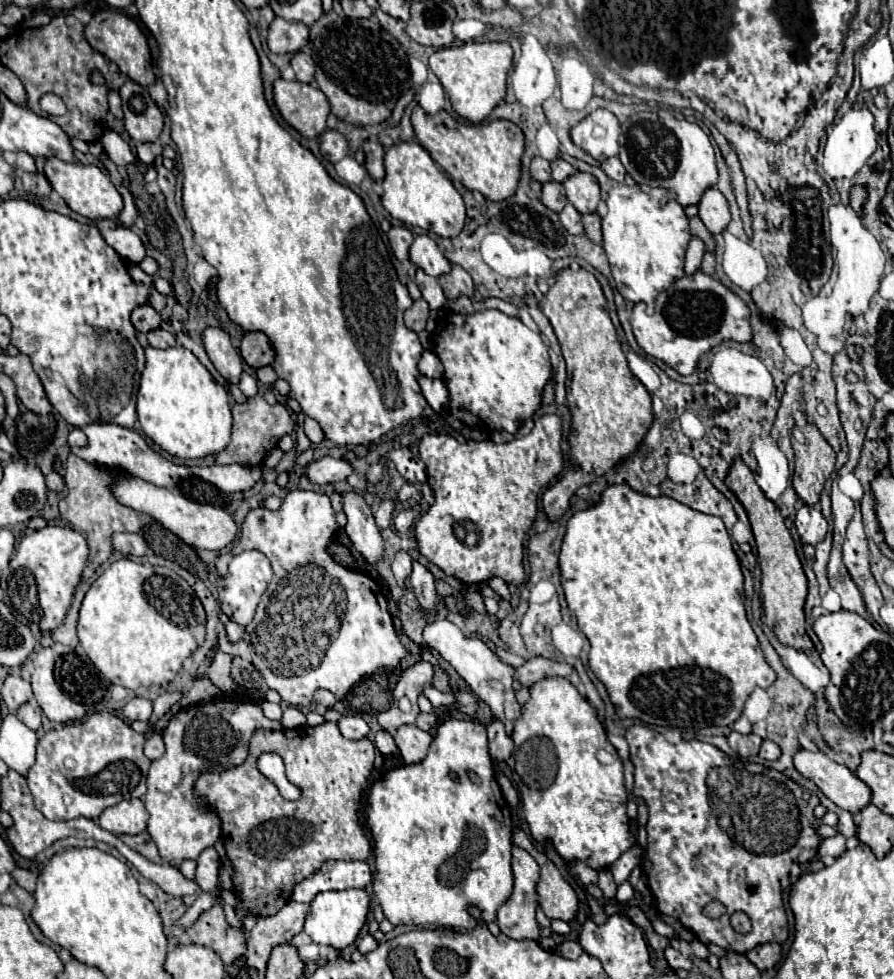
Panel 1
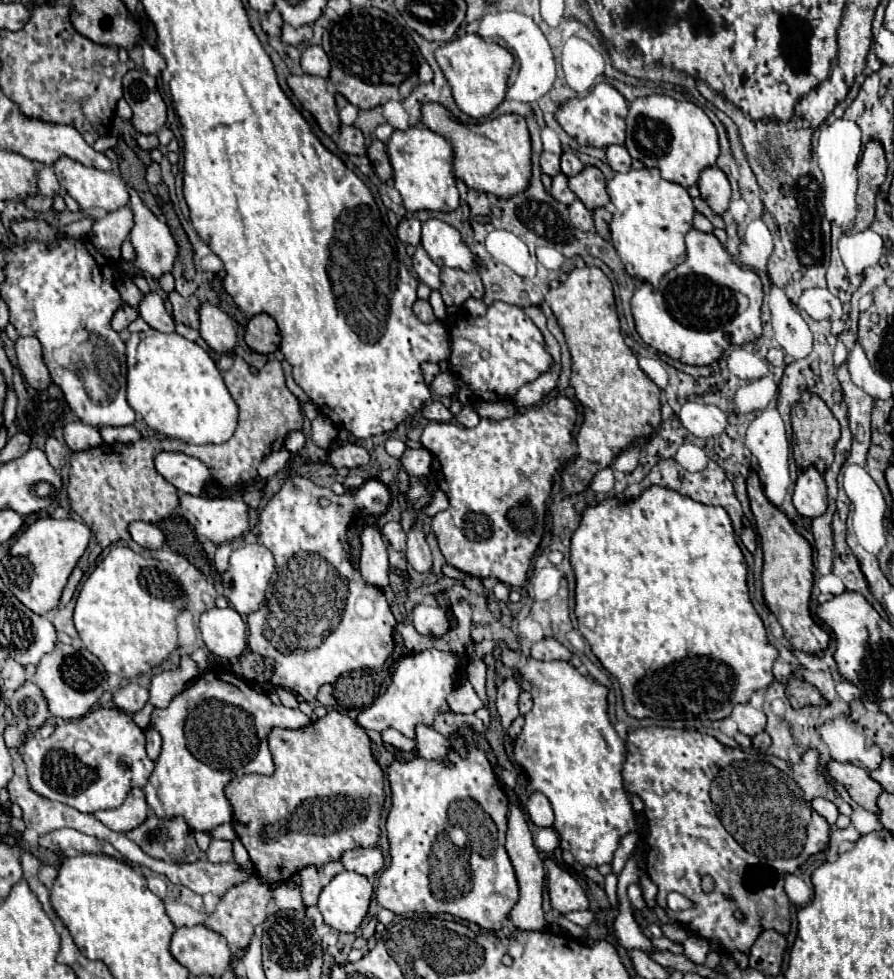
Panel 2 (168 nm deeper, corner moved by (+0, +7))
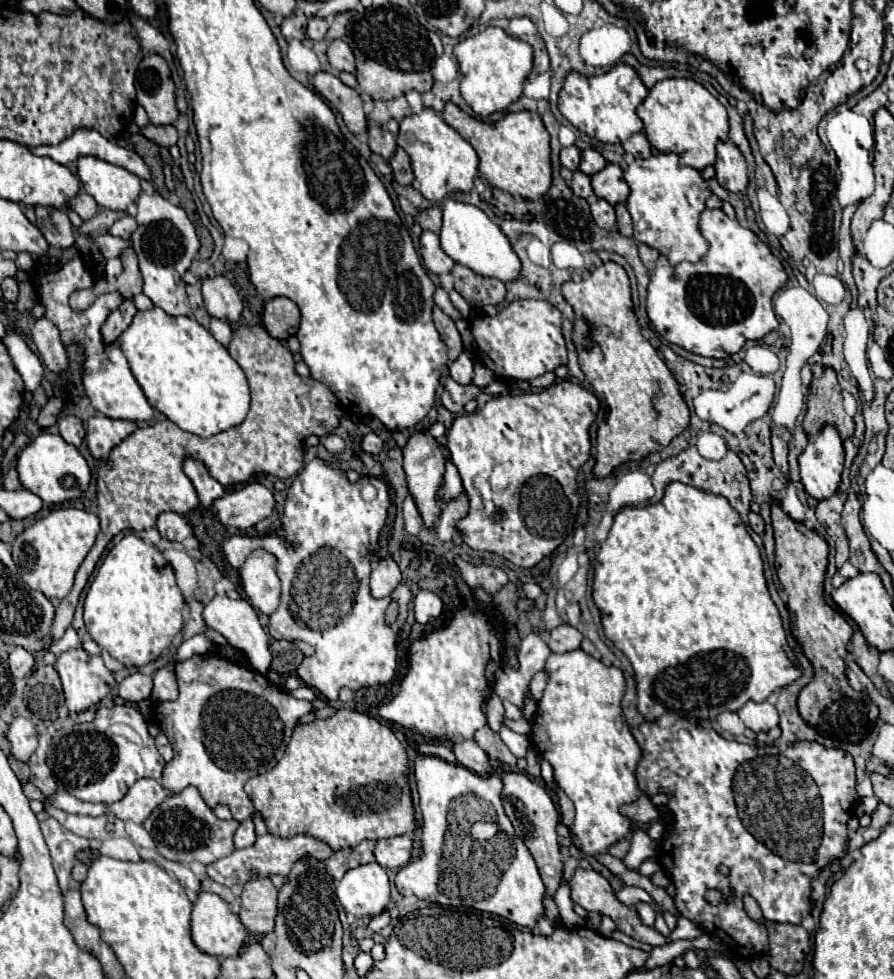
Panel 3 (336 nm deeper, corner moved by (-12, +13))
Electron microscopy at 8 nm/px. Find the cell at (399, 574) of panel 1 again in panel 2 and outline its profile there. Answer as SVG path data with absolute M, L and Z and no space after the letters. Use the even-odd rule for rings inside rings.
M391 521L383 527L383 535L387 537L387 541L397 549L397 551L405 551L405 541L407 541L407 535L401 527L401 523L397 521Z

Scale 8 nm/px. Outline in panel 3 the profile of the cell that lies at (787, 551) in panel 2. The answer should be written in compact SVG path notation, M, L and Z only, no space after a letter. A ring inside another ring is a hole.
M777 501L771 503L771 519L775 529L775 569L783 591L789 595L787 609L791 615L791 631L793 637L801 643L805 657L813 665L813 681L799 693L799 713L825 737L841 743L861 741L875 725L877 707L869 699L861 699L861 693L853 691L845 677L843 657L847 655L845 647L853 635L853 629L845 621L845 617L831 609L823 599L823 579L827 569L829 545L815 531L785 515Z

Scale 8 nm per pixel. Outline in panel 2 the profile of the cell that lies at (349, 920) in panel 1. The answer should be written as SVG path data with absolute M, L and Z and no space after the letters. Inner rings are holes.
M343 871L319 895L317 907L323 913L327 925L341 933L353 933L367 915L373 887L367 877Z

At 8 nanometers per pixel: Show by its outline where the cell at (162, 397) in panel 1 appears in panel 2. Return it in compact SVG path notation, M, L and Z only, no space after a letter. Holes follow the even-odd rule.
M155 329L143 333L129 333L125 341L127 361L127 401L135 411L141 411L143 421L157 433L181 439L191 445L225 443L235 433L237 405L223 383L223 375L211 355L197 343L181 337L179 333L159 333Z

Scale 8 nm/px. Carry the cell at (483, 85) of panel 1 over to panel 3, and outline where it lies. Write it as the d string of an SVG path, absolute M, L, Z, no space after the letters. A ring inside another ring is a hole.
M499 27L465 37L453 49L461 71L461 95L477 115L491 115L507 109L523 93L523 83L533 67L533 49L529 43L507 35Z

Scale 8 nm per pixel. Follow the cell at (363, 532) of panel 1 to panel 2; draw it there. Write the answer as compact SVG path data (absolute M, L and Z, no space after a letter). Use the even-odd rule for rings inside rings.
M365 527L361 531L361 561L359 561L359 571L361 577L367 585L371 587L387 587L387 571L389 571L389 561L387 561L387 545L381 537L381 533L375 527Z

